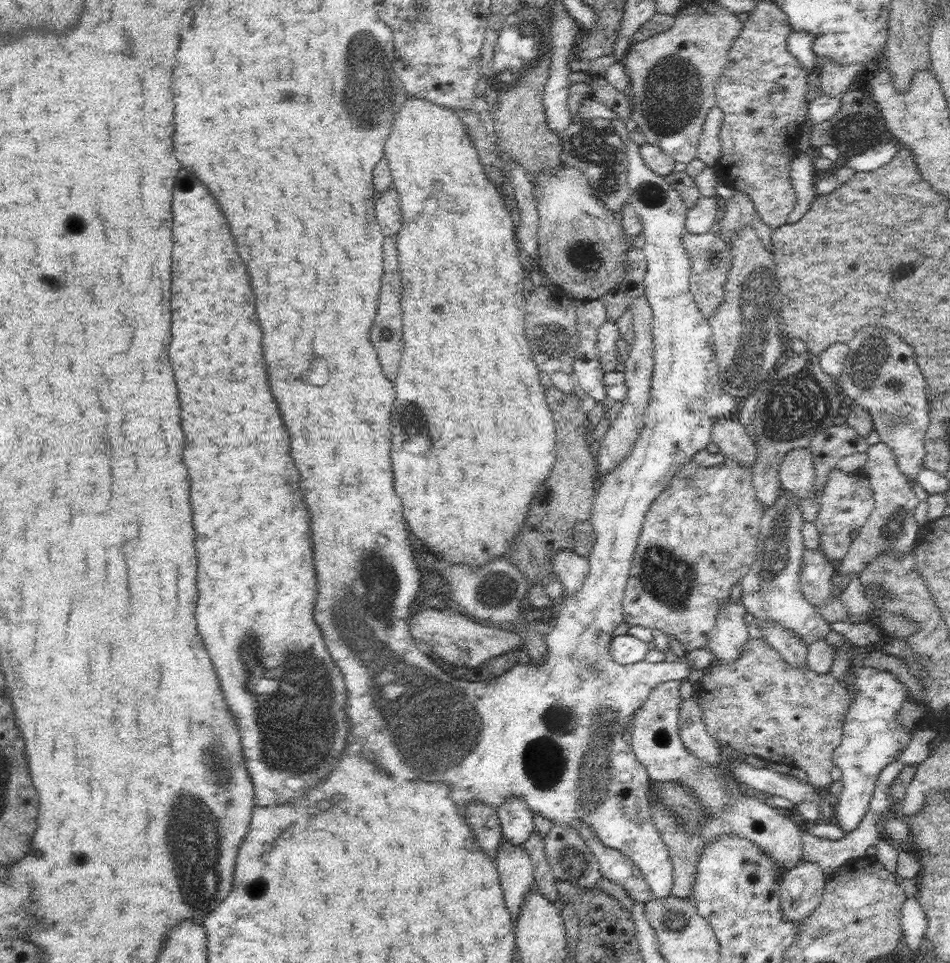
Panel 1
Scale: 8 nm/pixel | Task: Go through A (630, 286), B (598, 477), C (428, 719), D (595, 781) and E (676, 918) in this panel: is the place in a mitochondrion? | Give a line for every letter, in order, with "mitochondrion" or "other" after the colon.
A: other
B: other
C: mitochondrion
D: mitochondrion
E: mitochondrion

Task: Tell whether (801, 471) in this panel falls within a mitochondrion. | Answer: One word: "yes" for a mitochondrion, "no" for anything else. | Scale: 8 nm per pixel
no

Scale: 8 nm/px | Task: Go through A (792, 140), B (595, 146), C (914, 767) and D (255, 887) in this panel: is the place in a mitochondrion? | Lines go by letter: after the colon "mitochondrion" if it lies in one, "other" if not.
A: other
B: mitochondrion
C: other
D: mitochondrion

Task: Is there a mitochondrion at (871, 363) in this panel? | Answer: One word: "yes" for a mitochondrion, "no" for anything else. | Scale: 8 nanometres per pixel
yes

